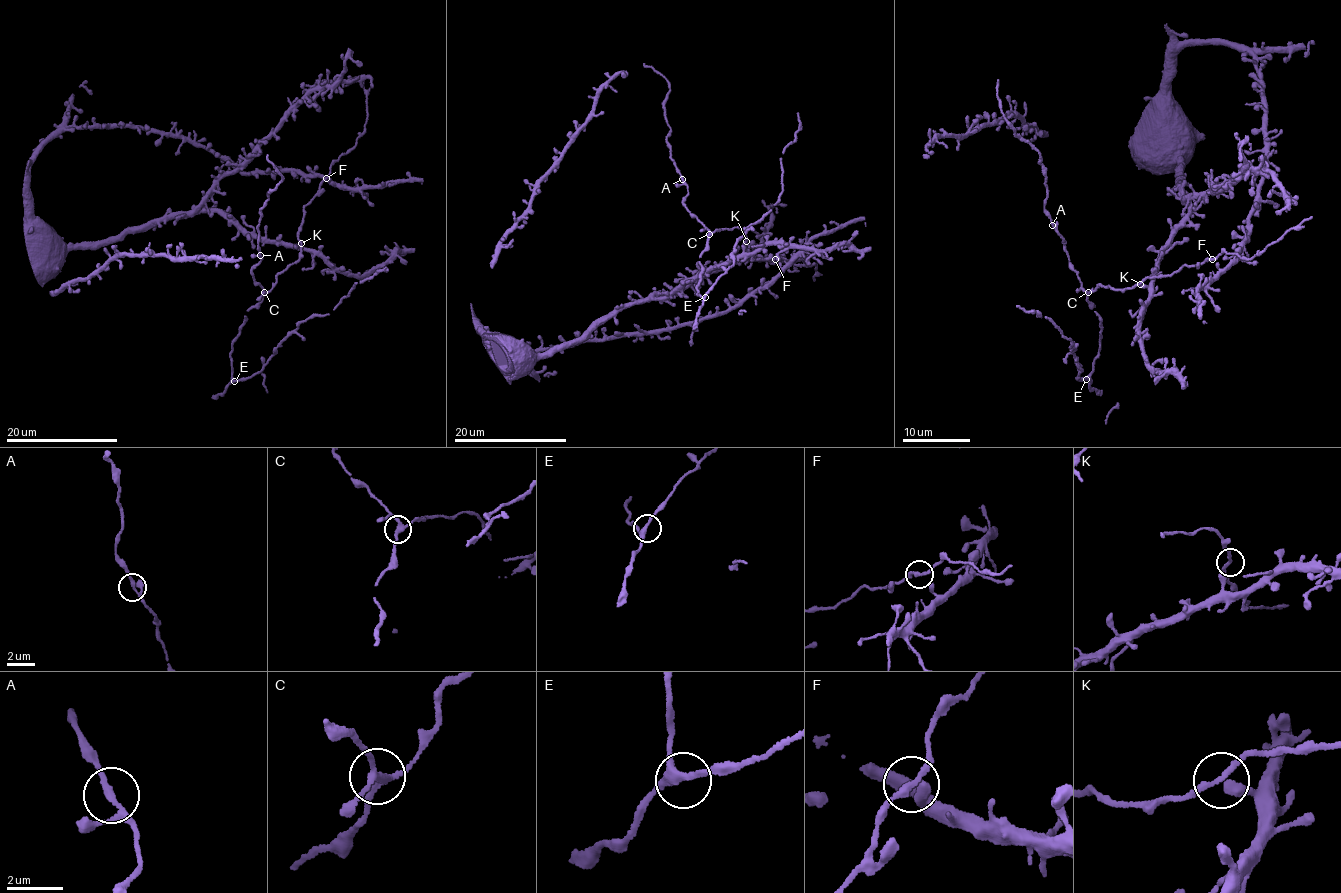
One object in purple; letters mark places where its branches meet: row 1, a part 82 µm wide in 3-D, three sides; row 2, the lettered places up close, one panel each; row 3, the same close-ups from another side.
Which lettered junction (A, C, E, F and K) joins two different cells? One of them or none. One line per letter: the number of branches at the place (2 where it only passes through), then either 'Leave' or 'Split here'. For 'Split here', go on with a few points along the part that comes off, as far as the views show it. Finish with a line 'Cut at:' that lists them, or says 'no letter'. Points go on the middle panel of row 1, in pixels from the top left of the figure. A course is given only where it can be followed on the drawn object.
A: Branches: 3. Leave
C: Branches: 3. Leave
E: Branches: 3. Leave
F: Branches: 3. Leave
K: Branches: 3. Leave
Cut at: no letter

